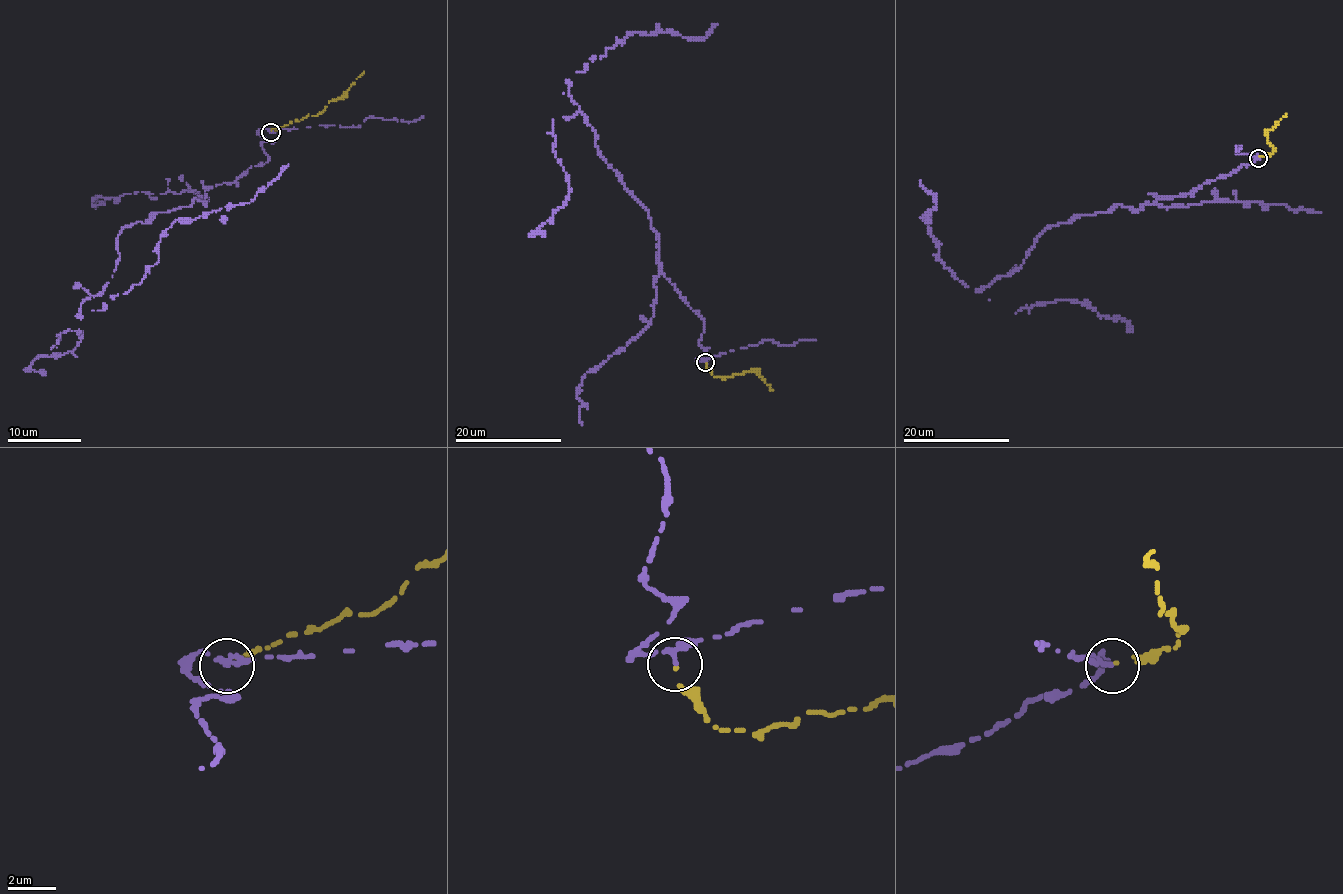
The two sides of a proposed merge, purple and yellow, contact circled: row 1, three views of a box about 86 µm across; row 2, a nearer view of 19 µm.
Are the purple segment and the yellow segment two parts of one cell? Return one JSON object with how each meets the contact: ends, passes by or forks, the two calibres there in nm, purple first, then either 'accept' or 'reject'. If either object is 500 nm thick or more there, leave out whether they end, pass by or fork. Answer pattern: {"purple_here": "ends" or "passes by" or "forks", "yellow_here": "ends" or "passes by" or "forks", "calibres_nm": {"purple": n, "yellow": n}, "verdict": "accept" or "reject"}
{"purple_here": "passes by", "yellow_here": "ends", "calibres_nm": {"purple": 200, "yellow": 130}, "verdict": "reject"}

